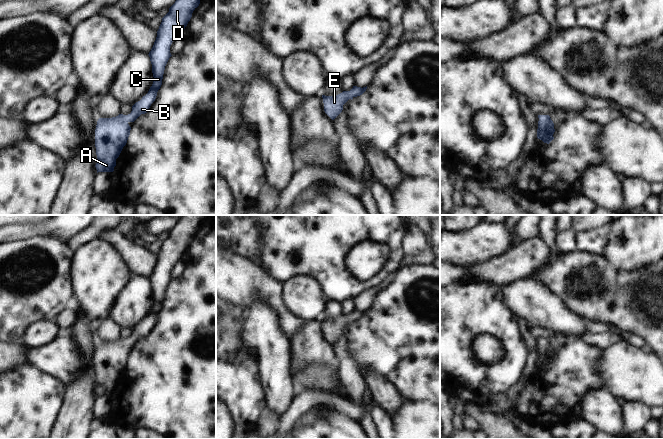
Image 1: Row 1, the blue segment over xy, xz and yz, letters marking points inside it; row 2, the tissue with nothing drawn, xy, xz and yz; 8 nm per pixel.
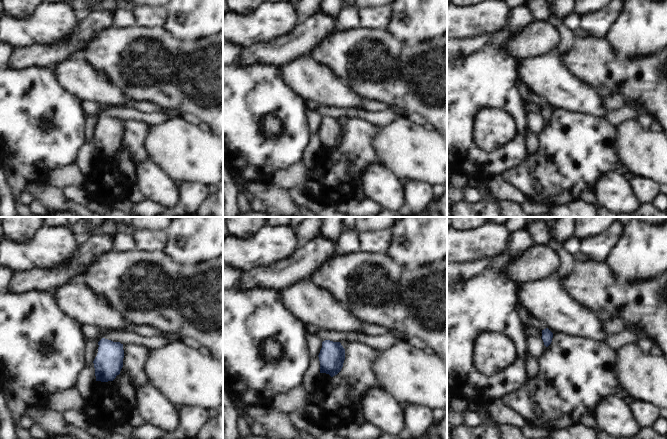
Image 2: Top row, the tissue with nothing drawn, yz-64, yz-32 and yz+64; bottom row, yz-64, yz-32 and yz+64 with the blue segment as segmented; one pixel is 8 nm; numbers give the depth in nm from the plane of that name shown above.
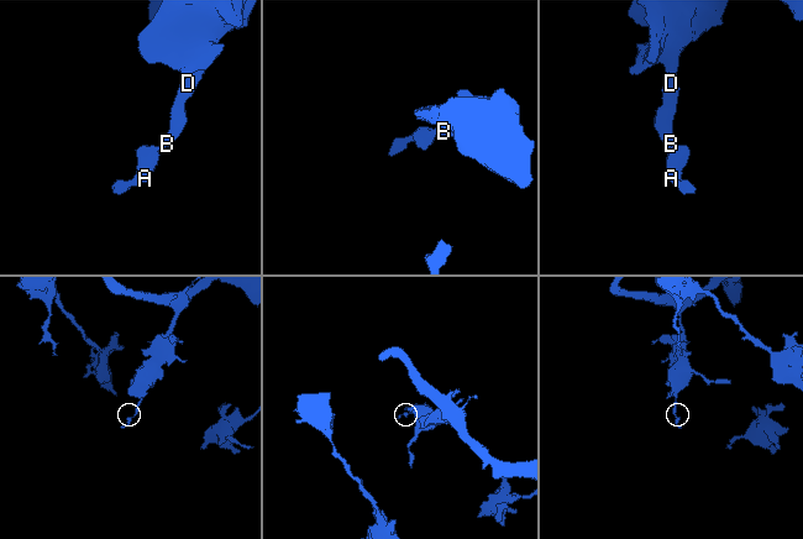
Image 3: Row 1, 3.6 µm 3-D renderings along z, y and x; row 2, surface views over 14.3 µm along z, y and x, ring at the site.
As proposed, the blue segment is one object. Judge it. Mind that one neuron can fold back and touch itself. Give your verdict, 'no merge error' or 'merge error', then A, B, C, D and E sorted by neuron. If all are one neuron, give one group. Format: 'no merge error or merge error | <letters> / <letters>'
no merge error | A B C D E

